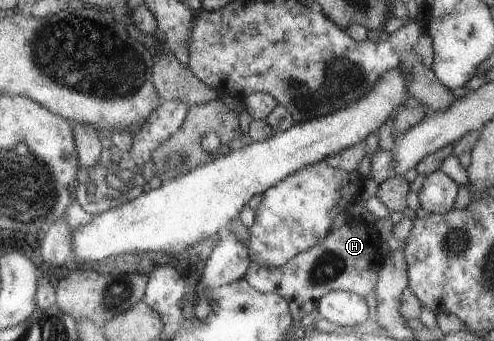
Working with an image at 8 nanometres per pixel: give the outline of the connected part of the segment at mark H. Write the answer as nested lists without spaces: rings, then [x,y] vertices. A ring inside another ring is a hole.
[[[359,222],[357,226],[349,226],[344,223],[339,228],[330,229],[315,246],[299,252],[279,268],[250,262],[242,277],[253,290],[271,293],[286,300],[290,317],[297,322],[315,310],[317,300],[331,290],[345,290],[364,298],[374,290],[377,268],[382,258],[378,242],[380,240],[373,225]]]

